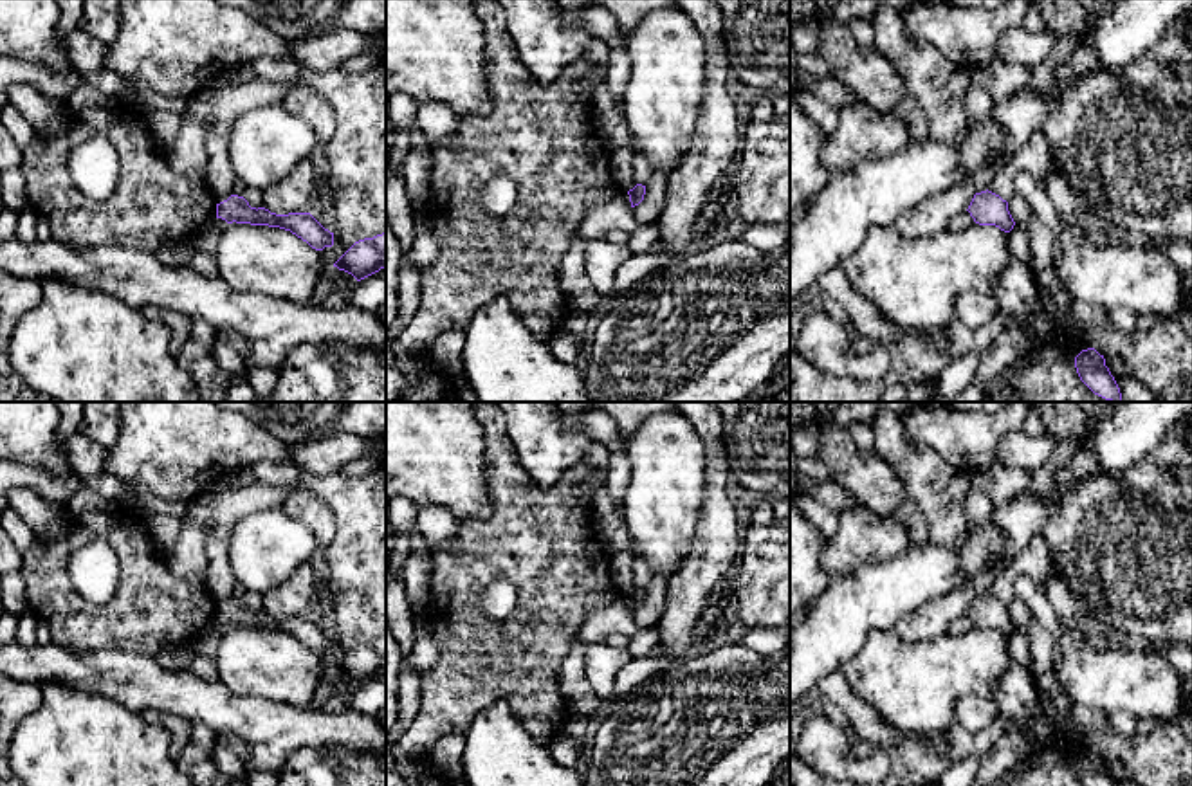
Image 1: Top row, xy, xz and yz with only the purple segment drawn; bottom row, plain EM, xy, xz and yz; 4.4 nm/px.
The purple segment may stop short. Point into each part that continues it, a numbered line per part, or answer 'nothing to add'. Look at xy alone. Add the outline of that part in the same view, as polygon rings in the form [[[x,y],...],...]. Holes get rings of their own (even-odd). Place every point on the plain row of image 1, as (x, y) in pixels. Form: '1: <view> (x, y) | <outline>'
nothing to add

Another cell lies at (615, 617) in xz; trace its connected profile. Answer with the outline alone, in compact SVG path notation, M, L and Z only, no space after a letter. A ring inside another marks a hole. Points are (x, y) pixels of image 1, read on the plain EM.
M617 595L611 602L595 608L584 618L577 636L582 644L591 645L604 642L610 635L628 635L631 636L638 629L629 599Z

